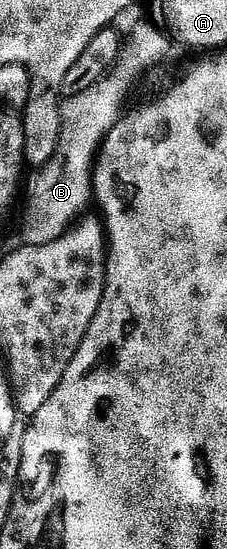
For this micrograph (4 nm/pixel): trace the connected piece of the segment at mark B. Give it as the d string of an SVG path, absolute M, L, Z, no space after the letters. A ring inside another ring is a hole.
M106 124L106 128L102 128L102 132L94 132L94 136L90 136L86 128L78 128L78 132L70 132L70 128L66 128L66 136L59 132L58 145L52 156L24 184L26 213L22 216L23 245L47 244L62 236L66 228L86 210L84 208L91 204L96 157L111 130L112 125Z

